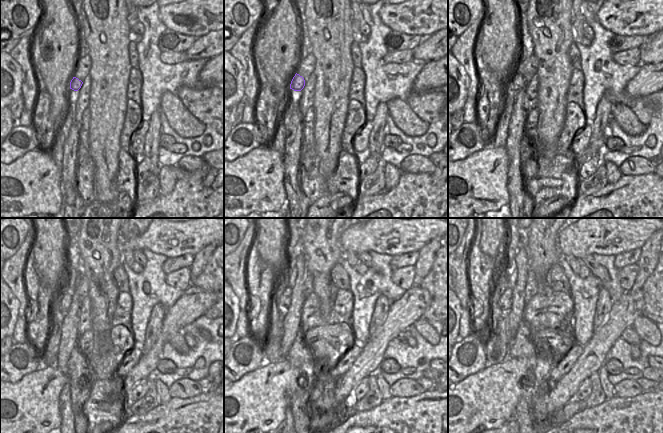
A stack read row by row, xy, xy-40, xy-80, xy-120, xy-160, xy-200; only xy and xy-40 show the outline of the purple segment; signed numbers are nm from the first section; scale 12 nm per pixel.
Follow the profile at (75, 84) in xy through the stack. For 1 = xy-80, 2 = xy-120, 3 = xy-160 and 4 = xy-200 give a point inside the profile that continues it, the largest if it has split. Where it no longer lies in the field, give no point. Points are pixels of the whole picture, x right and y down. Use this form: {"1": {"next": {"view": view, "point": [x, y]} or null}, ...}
{"1": {"next": {"view": "xy-80", "point": [519, 82]}}, "2": {"next": {"view": "xy-120", "point": [66, 297]}}, "3": {"next": {"view": "xy-160", "point": [285, 298]}}, "4": {"next": {"view": "xy-200", "point": [505, 302]}}}

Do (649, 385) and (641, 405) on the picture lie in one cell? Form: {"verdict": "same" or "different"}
{"verdict": "different"}

